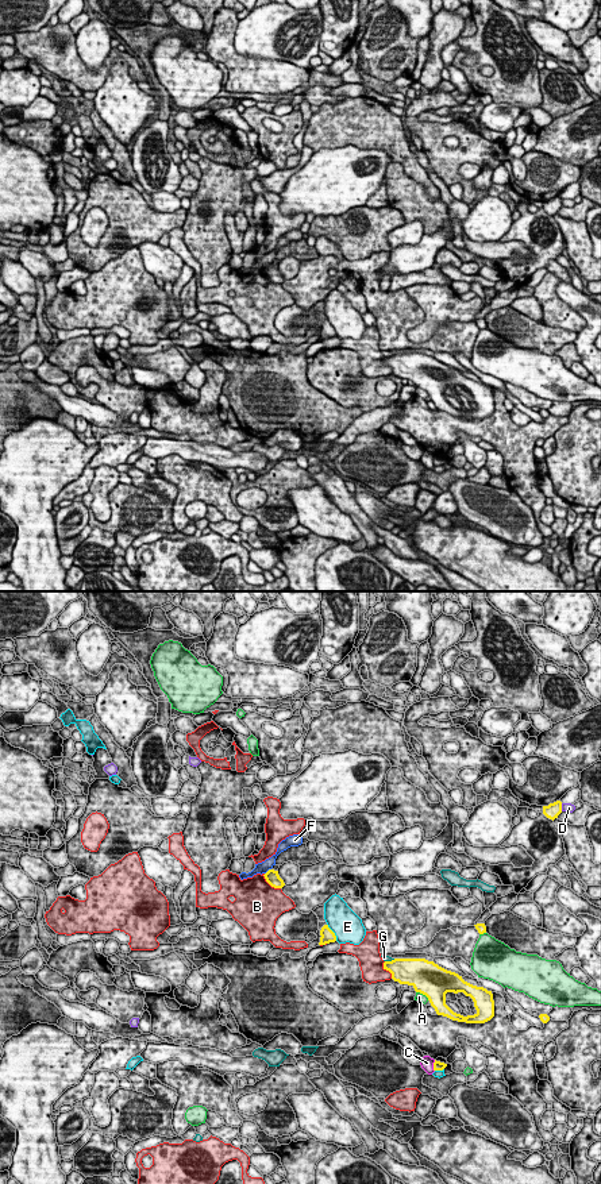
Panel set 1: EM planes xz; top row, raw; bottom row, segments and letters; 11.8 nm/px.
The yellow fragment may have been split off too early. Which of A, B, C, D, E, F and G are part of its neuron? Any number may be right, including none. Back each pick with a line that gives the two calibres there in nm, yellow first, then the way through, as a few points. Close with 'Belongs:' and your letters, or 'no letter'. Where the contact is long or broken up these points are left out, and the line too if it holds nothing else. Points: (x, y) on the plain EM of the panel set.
Belongs: no letter

